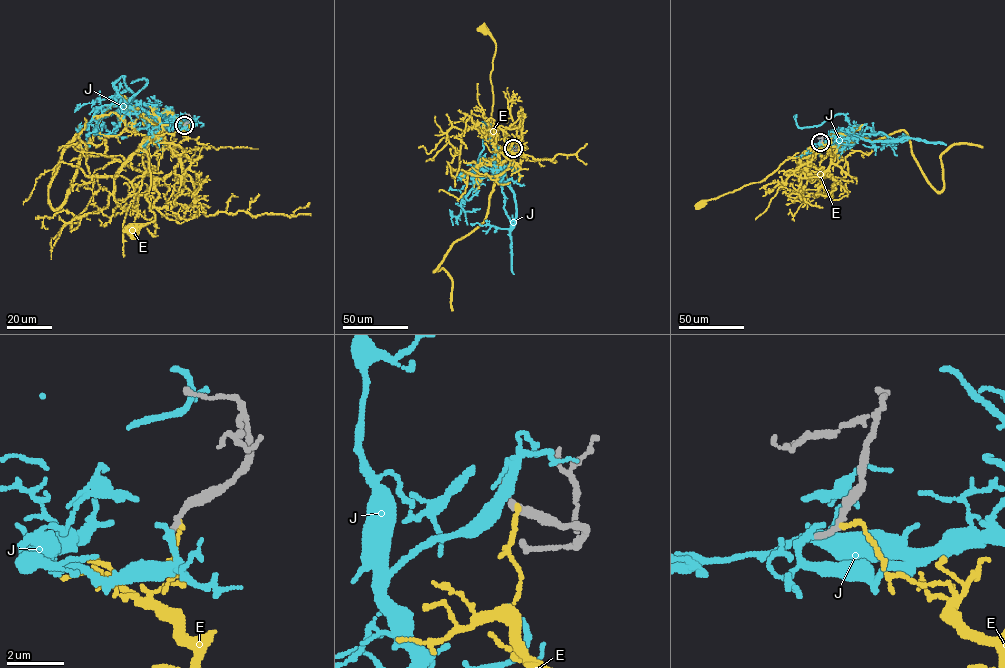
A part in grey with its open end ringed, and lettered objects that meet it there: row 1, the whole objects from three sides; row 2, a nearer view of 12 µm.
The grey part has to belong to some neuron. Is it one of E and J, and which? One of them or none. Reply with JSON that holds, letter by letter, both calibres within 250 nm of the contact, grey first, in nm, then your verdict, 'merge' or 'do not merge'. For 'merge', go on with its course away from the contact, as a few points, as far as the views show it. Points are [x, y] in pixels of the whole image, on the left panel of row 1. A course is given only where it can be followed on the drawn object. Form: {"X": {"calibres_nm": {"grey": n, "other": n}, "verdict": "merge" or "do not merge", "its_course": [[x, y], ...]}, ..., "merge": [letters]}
{"E": {"calibres_nm": {"grey": 280, "other": 160}, "verdict": "do not merge"}, "J": {"calibres_nm": {"grey": 190, "other": 280}, "verdict": "merge", "its_course": [[184, 125], [161, 124], [128, 104], [114, 84], [123, 78], [133, 94], [130, 100], [147, 81], [130, 83]]}, "merge": ["J"]}

